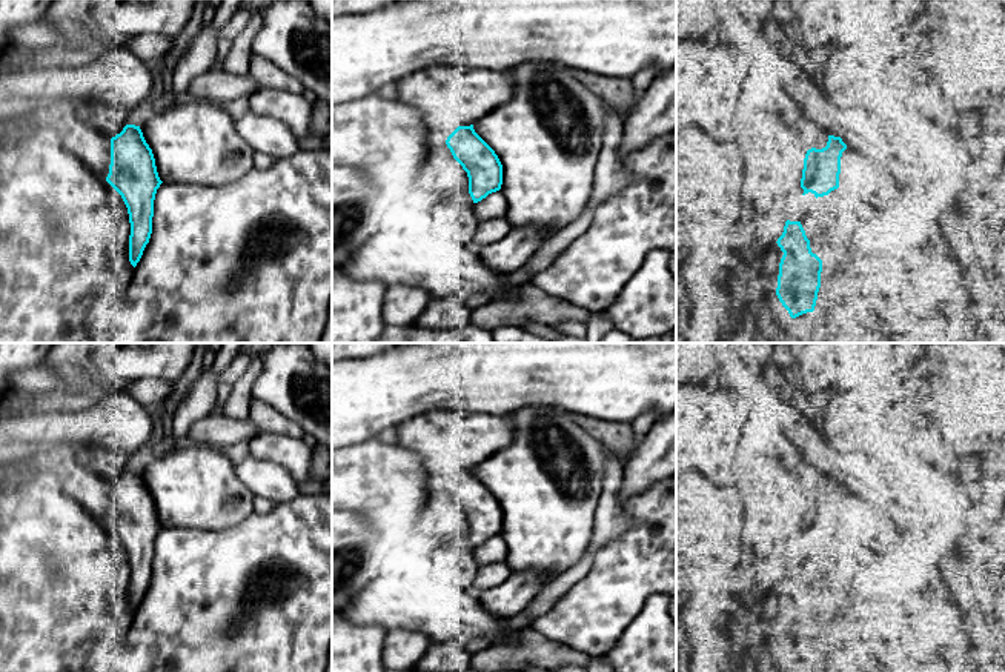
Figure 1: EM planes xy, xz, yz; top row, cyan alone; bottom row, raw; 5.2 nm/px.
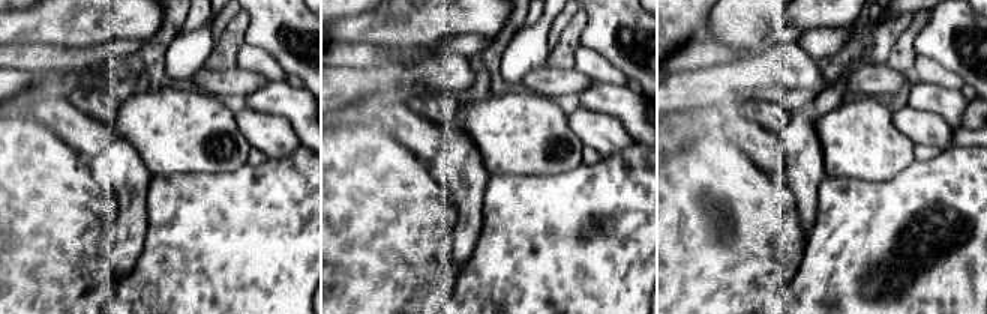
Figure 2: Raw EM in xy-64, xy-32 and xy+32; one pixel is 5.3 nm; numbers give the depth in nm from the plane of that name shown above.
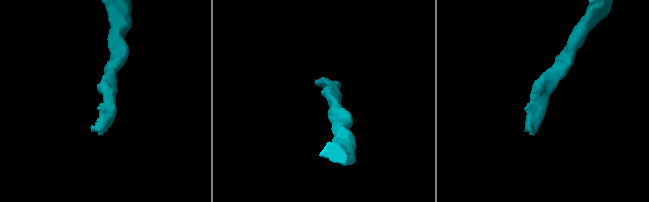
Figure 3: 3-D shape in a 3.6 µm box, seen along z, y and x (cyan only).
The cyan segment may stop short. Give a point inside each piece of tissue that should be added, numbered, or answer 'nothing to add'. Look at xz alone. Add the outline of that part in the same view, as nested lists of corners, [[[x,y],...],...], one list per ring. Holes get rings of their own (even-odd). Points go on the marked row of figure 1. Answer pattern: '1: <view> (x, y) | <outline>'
nothing to add

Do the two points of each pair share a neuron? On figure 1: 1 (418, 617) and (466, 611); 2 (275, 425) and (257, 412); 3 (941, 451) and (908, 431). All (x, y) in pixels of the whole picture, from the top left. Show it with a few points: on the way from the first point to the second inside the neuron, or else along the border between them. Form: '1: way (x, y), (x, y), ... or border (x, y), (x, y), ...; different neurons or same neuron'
1: way (431, 614), (454, 614); same neuron
2: way (271, 420), (262, 415); same neuron
3: way (933, 446), (916, 435); same neuron

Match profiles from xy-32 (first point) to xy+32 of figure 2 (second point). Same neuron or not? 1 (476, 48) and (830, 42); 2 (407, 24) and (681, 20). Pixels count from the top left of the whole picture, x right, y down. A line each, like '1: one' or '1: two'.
1: one
2: two

